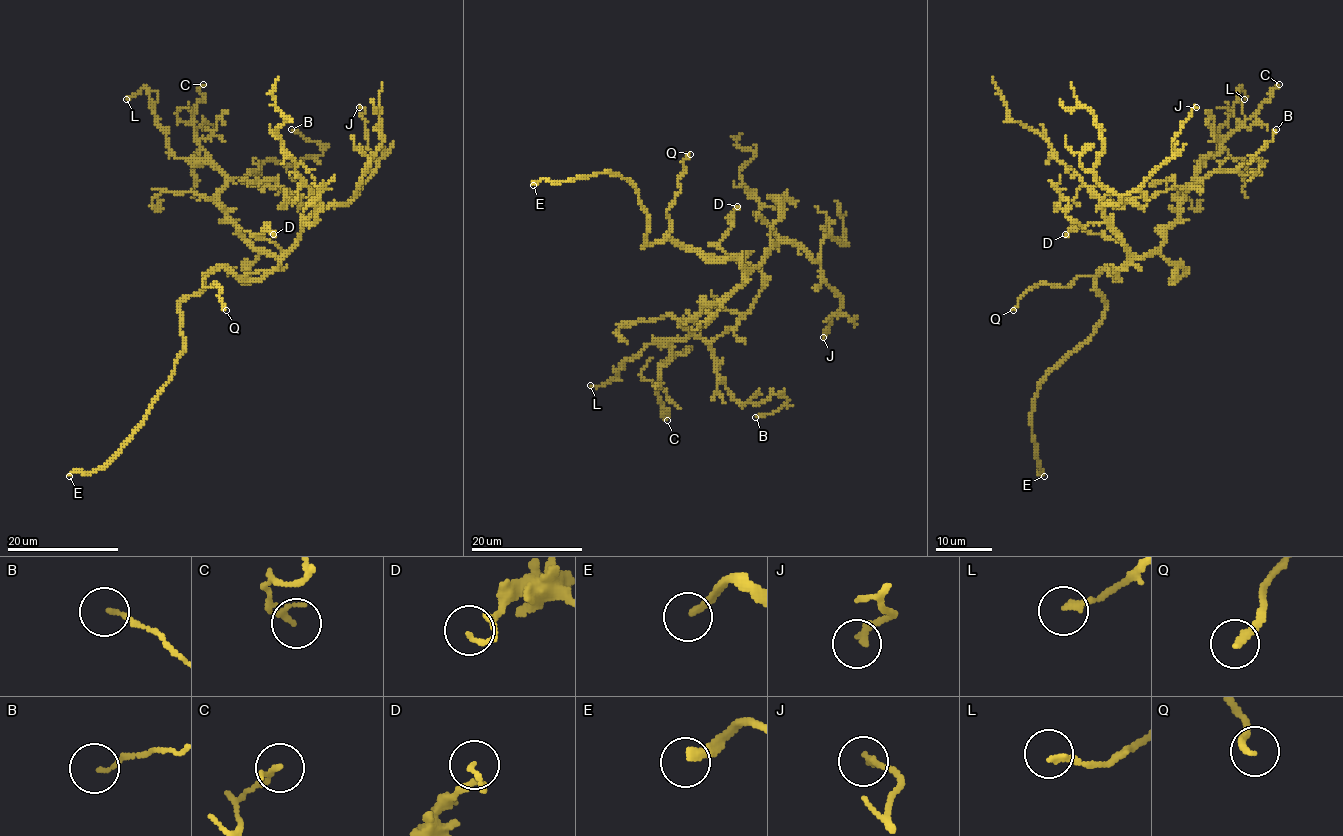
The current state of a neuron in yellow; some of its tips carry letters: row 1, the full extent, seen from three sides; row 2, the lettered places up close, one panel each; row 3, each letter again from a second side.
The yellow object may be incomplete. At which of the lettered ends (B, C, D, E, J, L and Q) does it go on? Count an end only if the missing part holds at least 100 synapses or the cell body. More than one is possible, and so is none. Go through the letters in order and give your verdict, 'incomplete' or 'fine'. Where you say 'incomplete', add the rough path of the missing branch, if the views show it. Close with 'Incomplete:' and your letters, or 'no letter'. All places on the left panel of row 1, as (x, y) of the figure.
B: fine
C: fine
D: fine
E: incomplete; course (69, 476), (18, 504), (41, 426), (175, 355), (181, 267), (265, 56)
J: fine
L: fine
Q: incomplete; course (226, 310), (248, 337), (328, 363), (357, 335), (363, 316), (374, 300), (394, 299), (406, 288)
Incomplete: E, Q

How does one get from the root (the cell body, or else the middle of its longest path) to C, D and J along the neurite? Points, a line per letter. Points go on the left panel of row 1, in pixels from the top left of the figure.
C: (256, 272), (272, 271), (280, 257), (256, 248), (219, 201), (226, 177), (192, 120), (203, 84)
D: (256, 272), (272, 271), (283, 255), (283, 251), (270, 240), (255, 236), (268, 229), (273, 234)
J: (256, 272), (272, 271), (317, 209), (346, 205), (377, 167), (369, 148), (364, 110), (359, 107)

